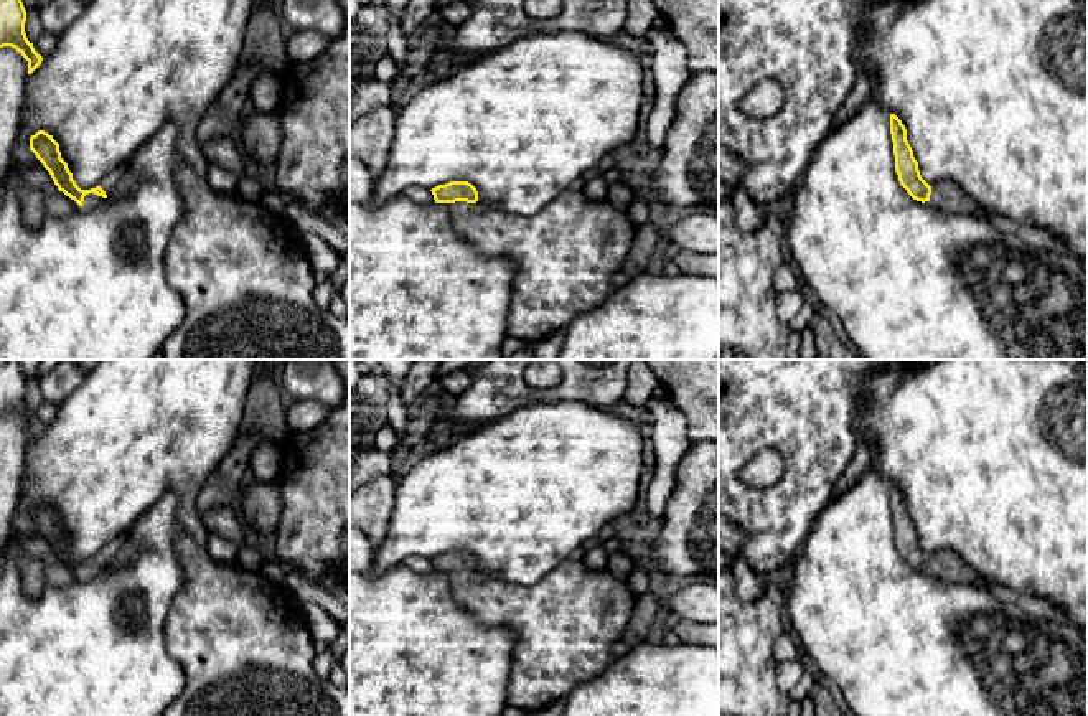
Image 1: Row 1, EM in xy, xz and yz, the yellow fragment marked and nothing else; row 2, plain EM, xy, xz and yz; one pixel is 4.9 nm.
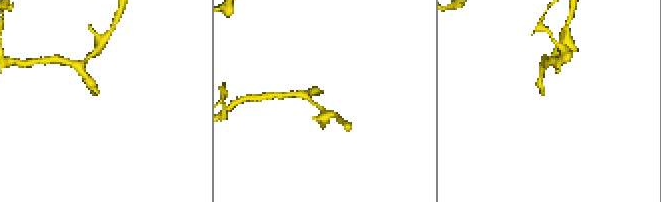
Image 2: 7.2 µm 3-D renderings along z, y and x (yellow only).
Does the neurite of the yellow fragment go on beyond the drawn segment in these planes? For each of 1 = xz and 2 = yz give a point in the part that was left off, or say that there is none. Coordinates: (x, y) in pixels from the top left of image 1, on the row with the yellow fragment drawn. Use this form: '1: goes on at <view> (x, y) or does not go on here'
1: goes on at xz (564, 256)
2: goes on at yz (947, 195)

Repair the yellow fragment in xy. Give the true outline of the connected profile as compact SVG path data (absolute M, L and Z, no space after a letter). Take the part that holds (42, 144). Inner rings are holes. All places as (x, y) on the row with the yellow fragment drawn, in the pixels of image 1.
M38 130L30 137L30 150L49 172L58 190L74 200L79 206L94 206L109 195L115 195L125 186L129 178L127 165L122 165L96 188L81 190L73 180L68 163L61 158L59 144L53 139L53 135L45 130Z

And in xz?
M450 181L430 190L435 203L450 203L450 221L458 238L491 257L508 257L514 276L511 282L511 305L508 312L508 337L534 345L560 328L577 315L603 304L613 292L612 277L623 269L631 249L636 228L628 211L617 210L608 200L593 201L582 191L565 190L532 216L513 214L478 201L476 188L468 181Z

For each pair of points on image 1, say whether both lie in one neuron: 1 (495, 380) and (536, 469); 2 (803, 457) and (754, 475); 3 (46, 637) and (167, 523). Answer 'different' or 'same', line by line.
1: different
2: different
3: same

